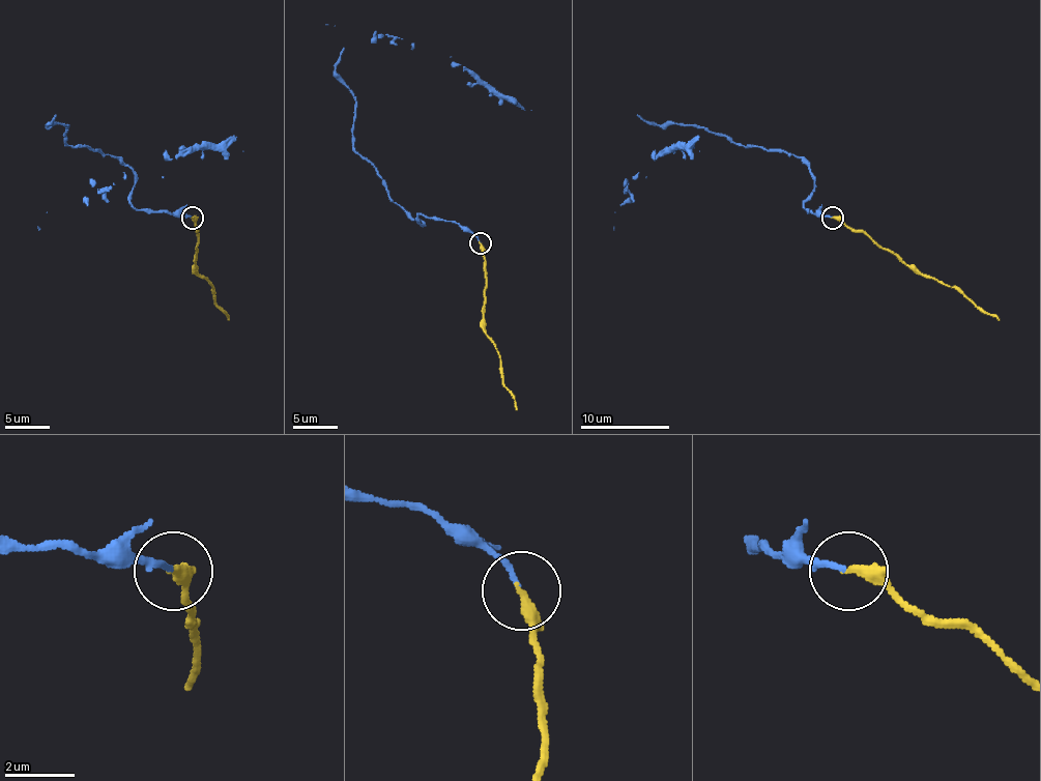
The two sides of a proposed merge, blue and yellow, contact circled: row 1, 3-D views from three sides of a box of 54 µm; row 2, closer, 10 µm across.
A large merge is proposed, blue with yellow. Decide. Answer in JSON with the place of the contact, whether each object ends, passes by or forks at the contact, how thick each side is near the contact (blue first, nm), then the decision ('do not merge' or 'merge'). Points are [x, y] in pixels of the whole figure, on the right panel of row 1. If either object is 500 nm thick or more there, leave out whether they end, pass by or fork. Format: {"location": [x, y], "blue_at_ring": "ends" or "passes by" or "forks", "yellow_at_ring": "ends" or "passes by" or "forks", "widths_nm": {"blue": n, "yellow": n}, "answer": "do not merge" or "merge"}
{"location": [833, 218], "blue_at_ring": "ends", "yellow_at_ring": "ends", "widths_nm": {"blue": 150, "yellow": 360}, "answer": "merge"}

